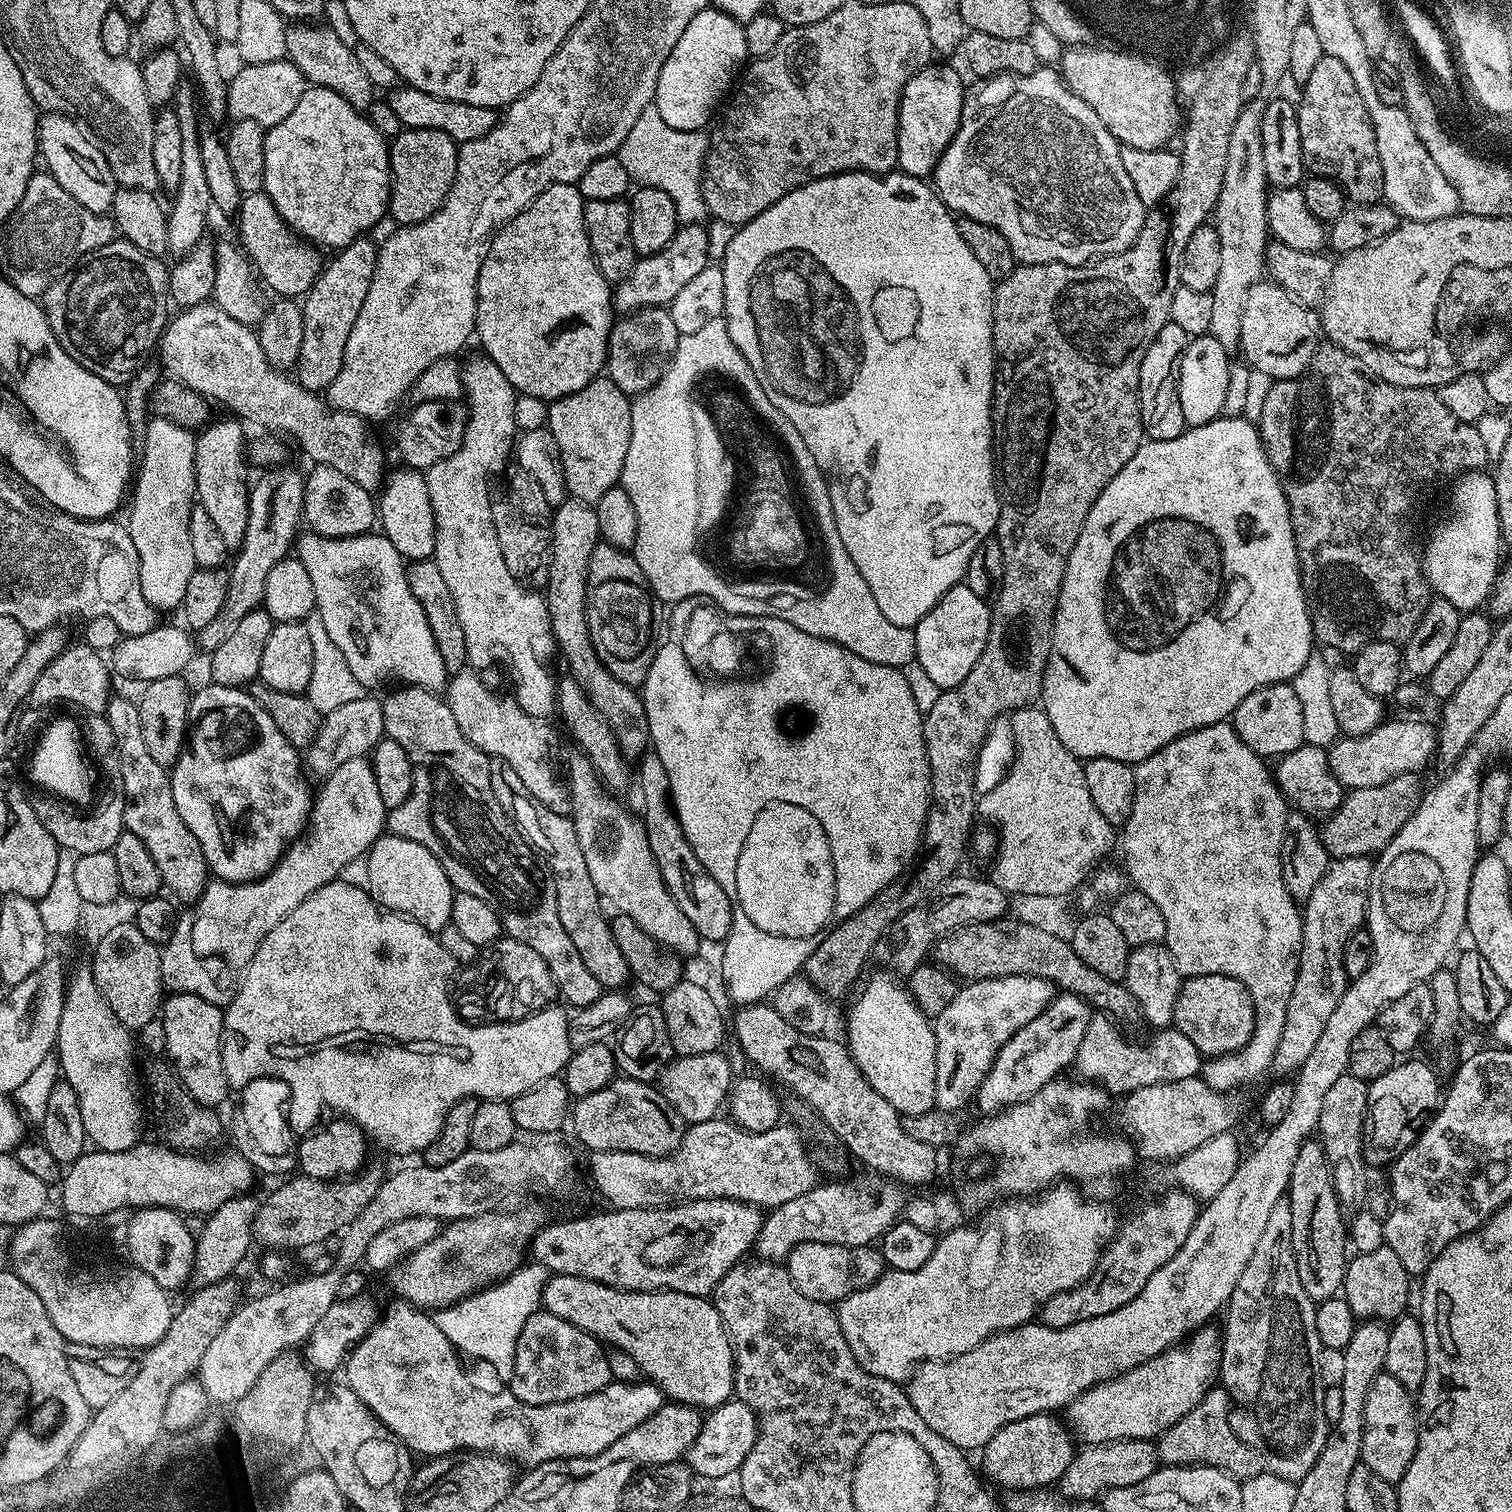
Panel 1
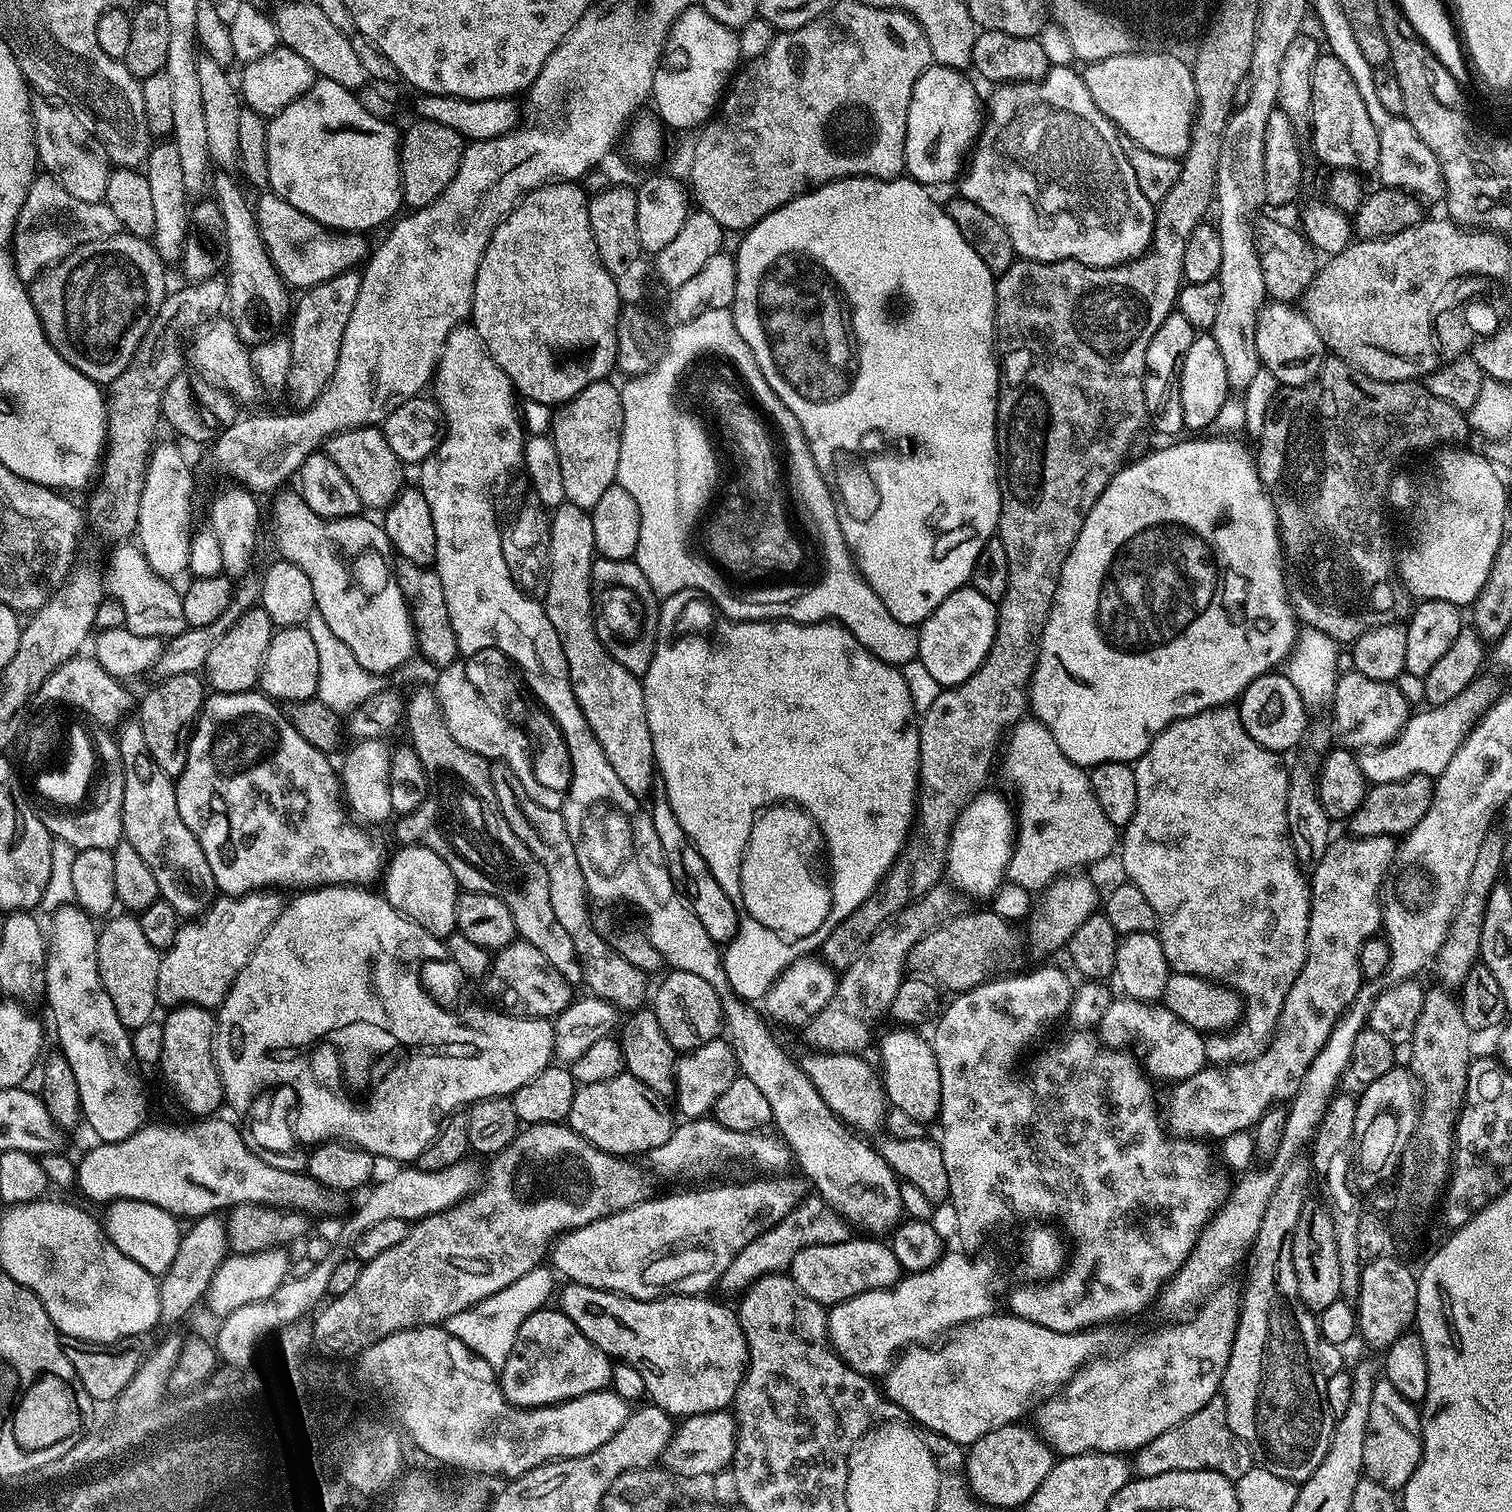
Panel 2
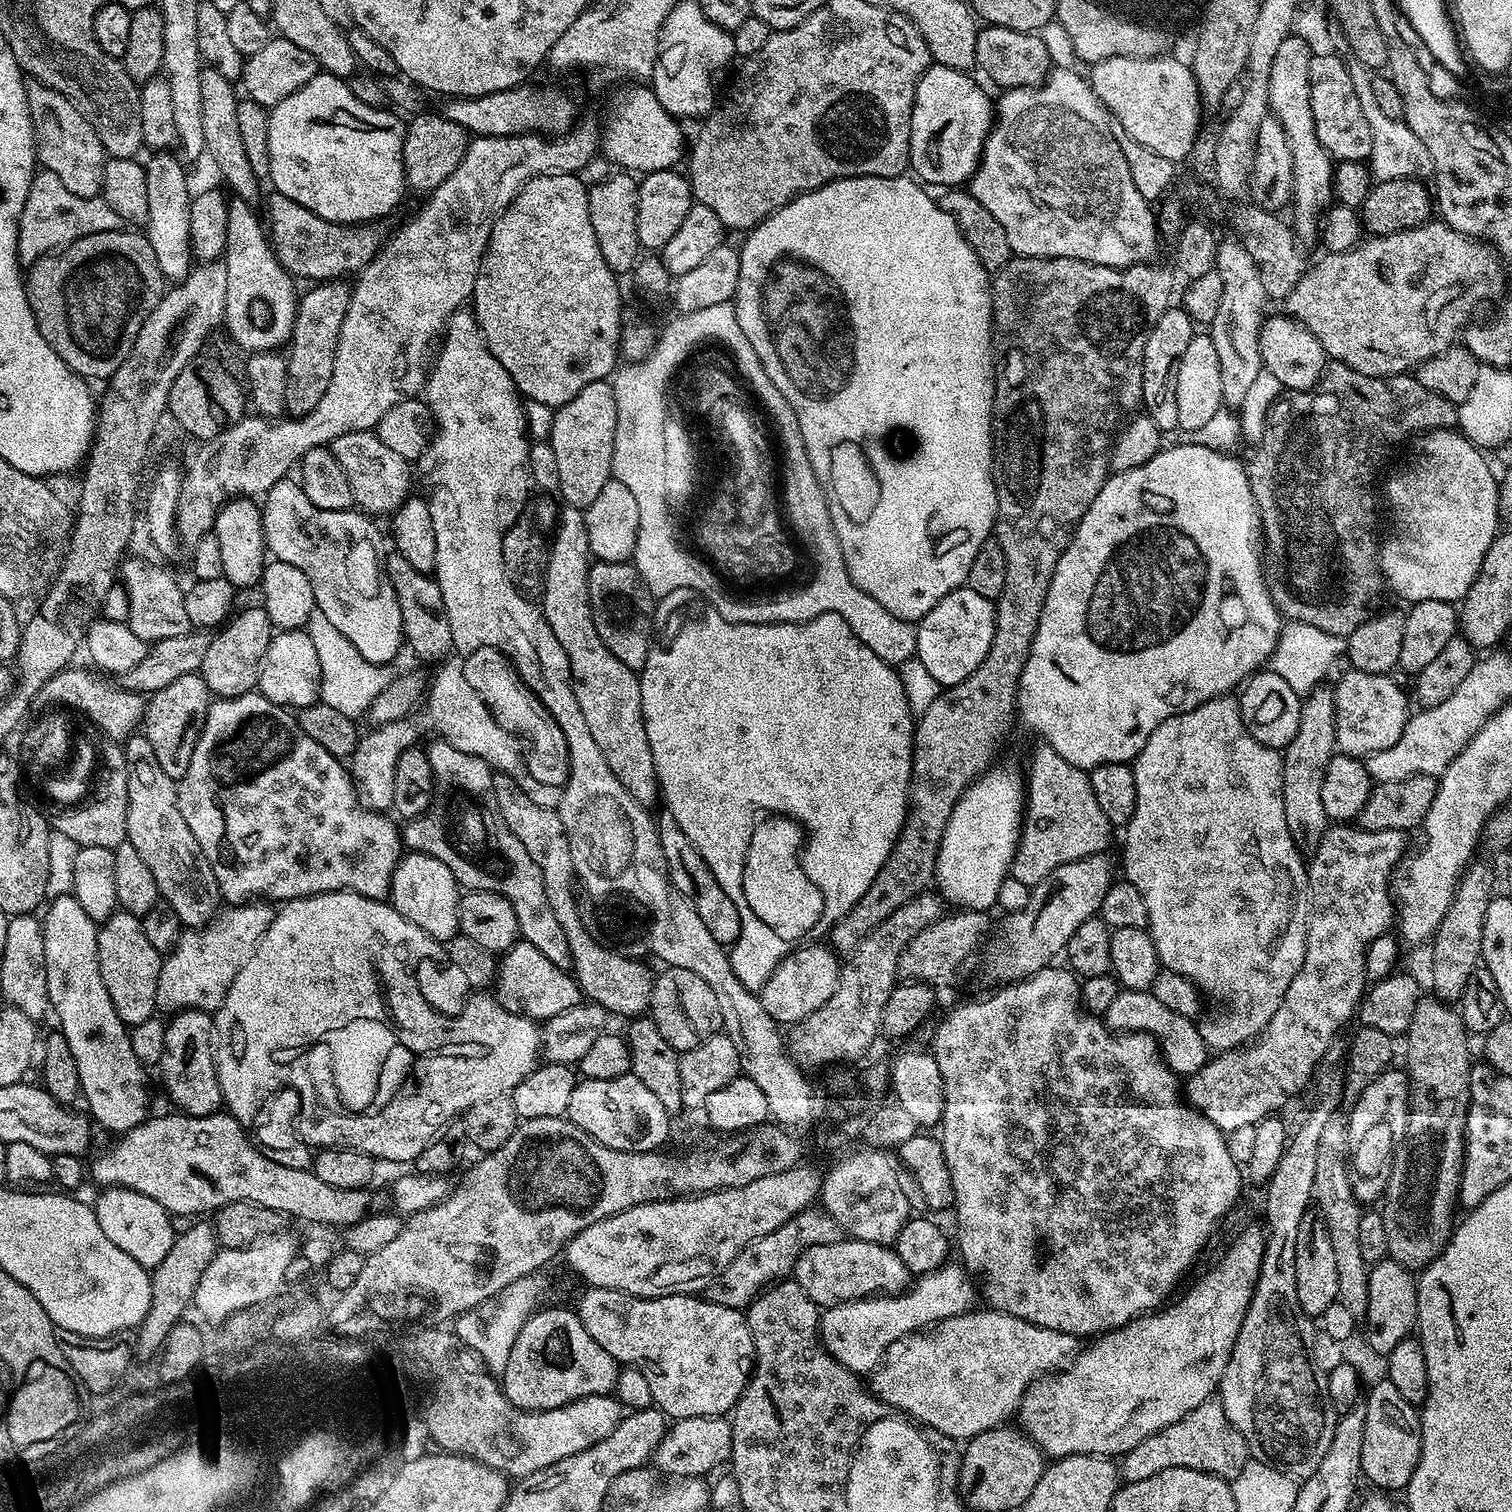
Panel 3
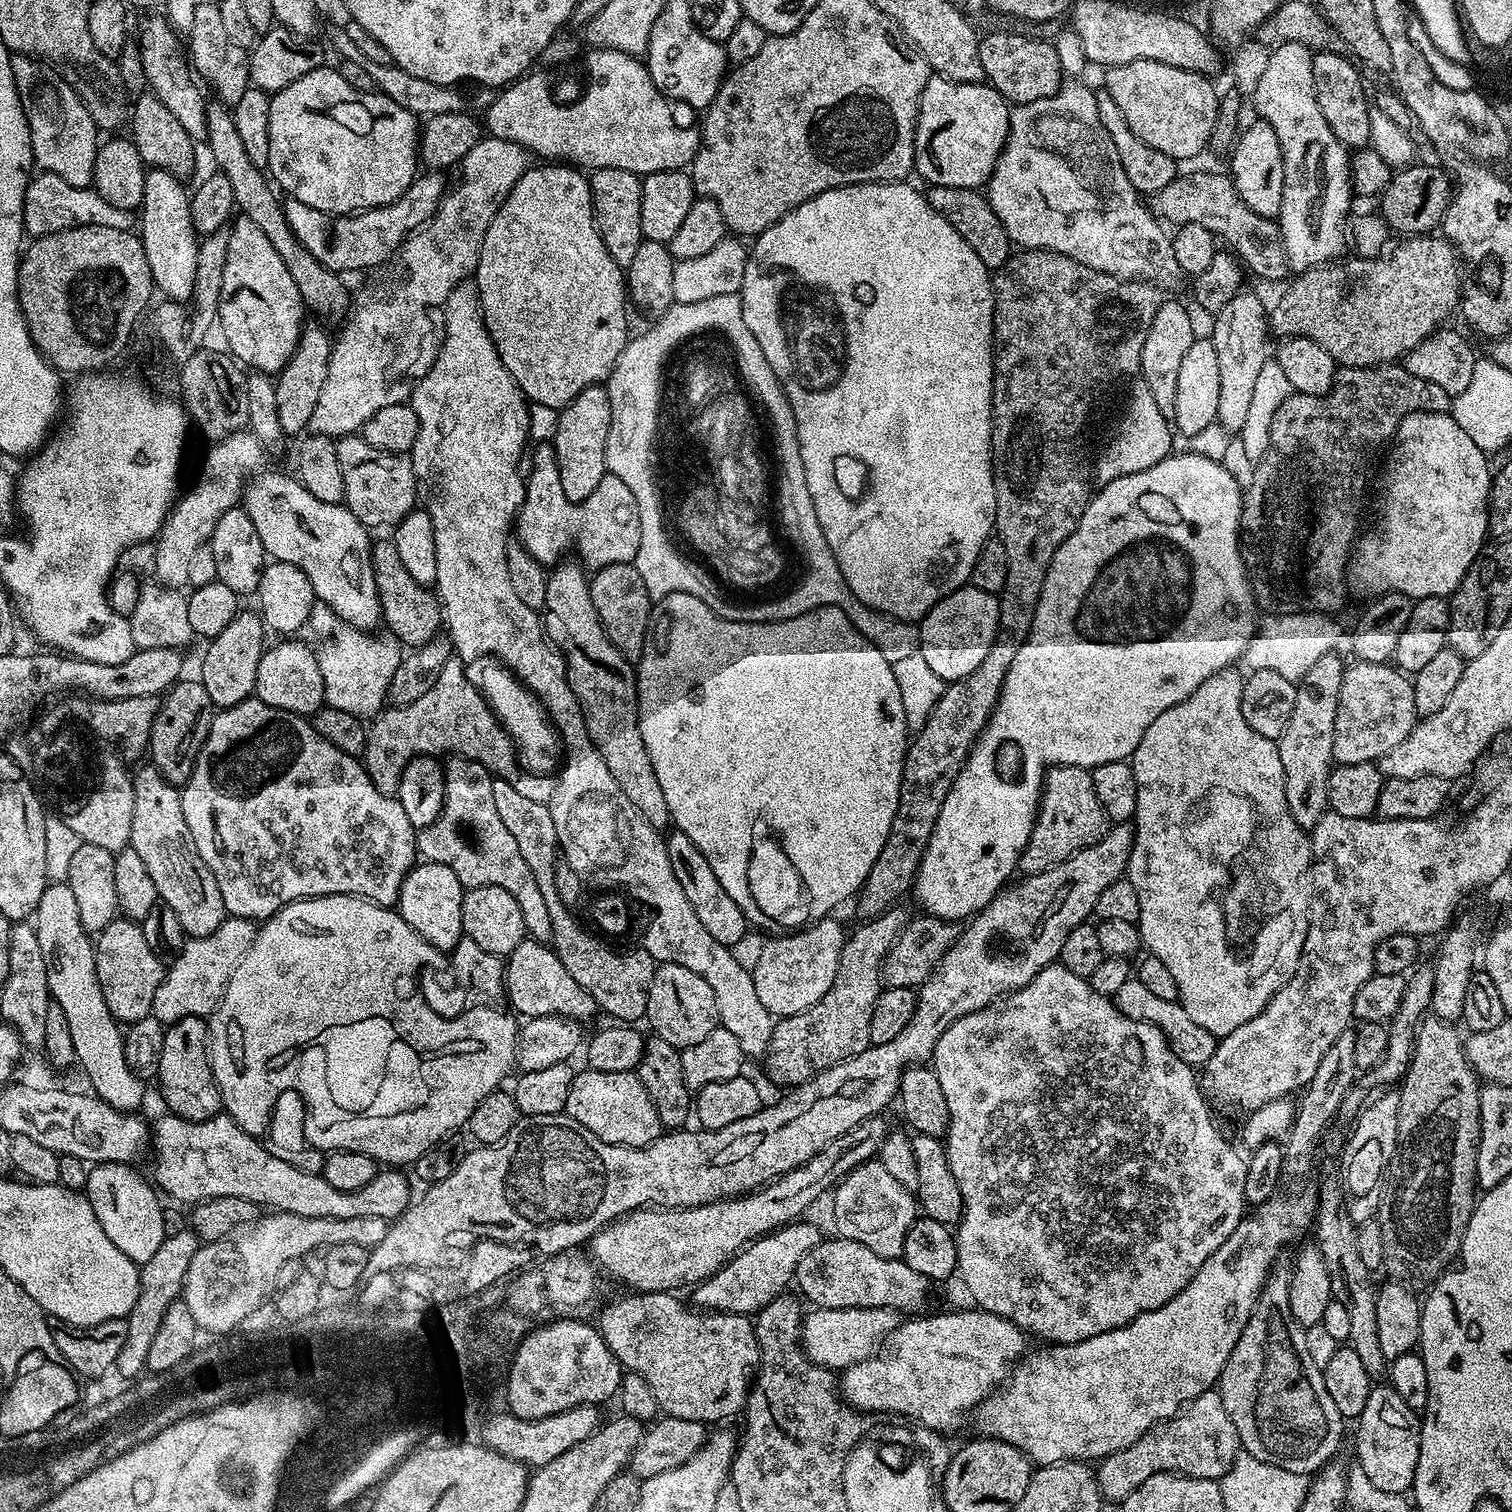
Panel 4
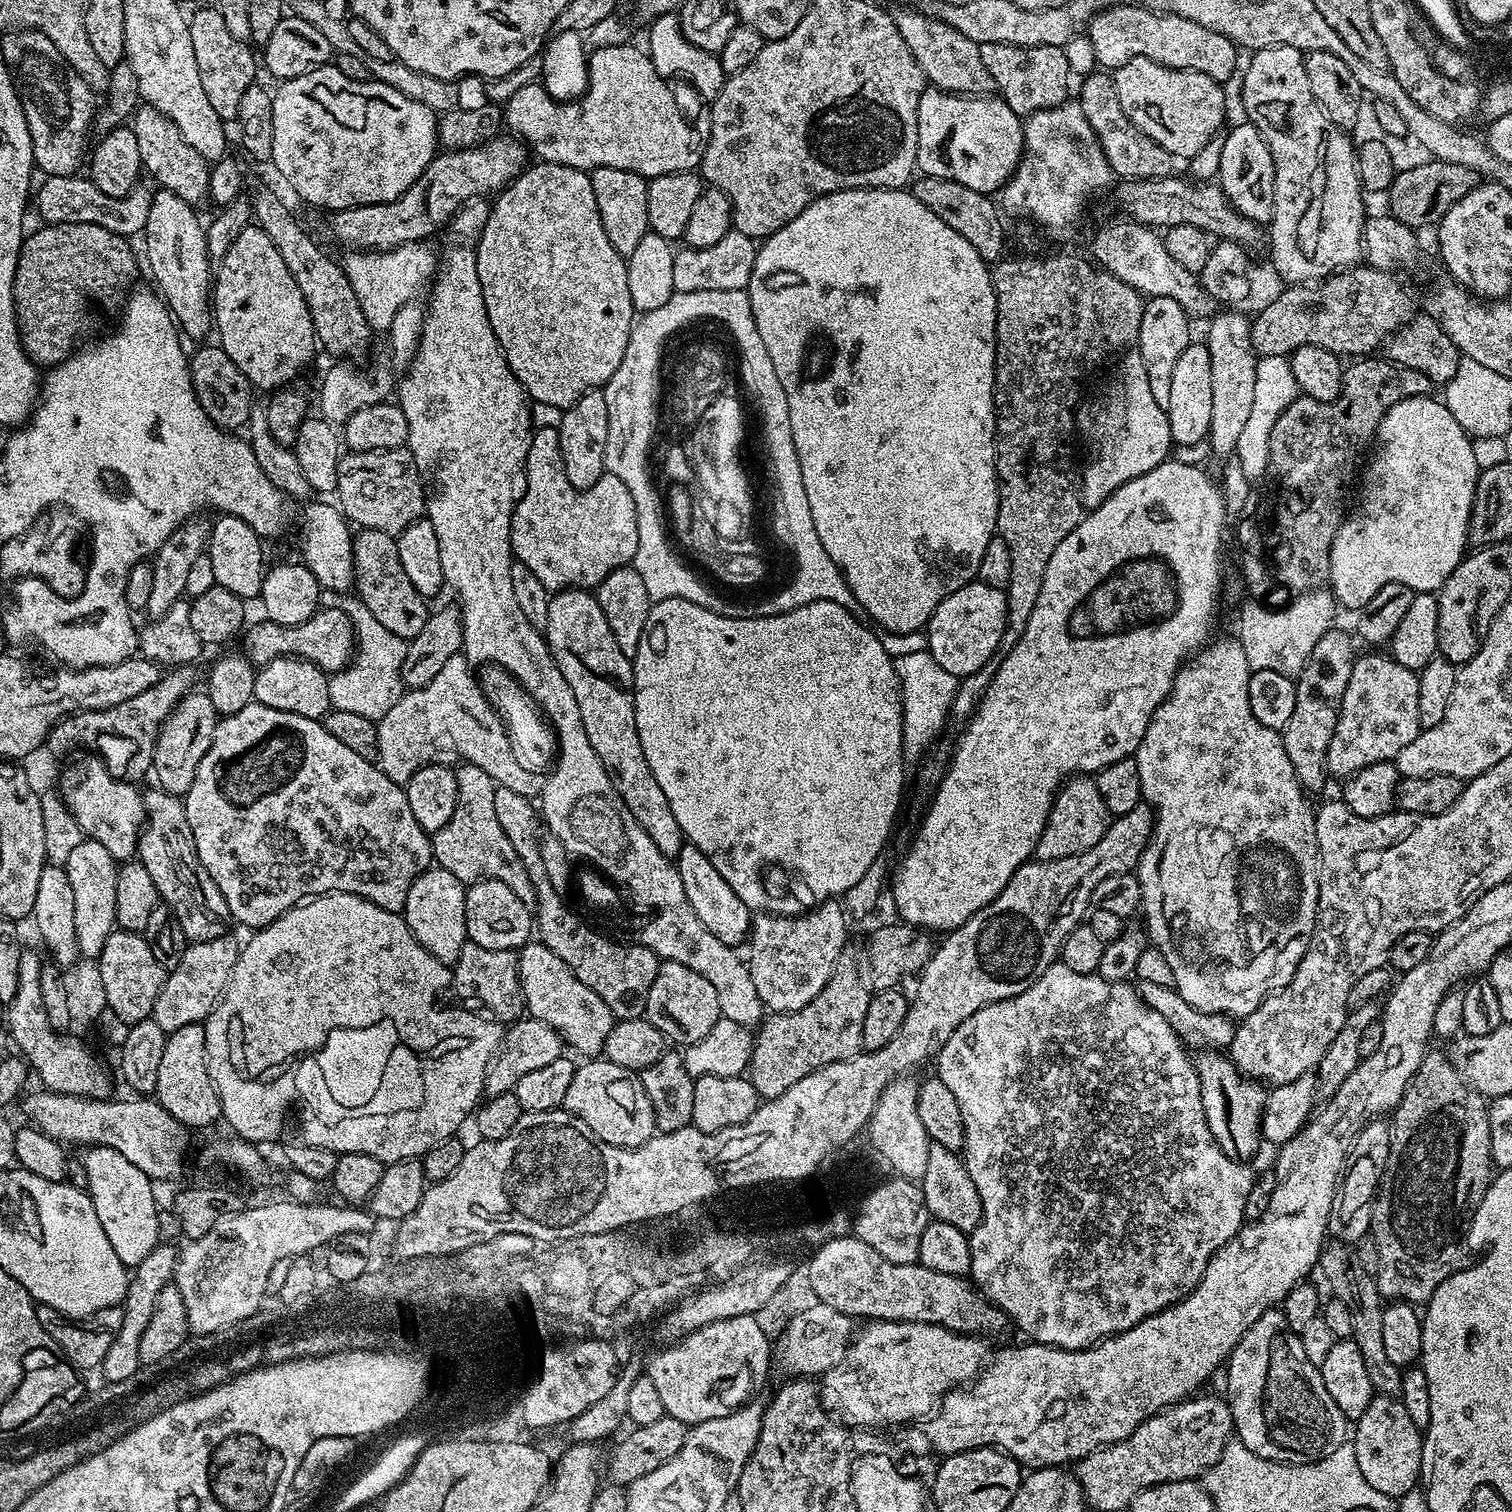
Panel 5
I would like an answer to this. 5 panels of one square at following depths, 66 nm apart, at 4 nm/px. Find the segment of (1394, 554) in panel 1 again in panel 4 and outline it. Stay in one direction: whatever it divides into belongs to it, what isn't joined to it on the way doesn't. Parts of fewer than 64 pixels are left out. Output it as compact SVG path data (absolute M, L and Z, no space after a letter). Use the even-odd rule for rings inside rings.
M1399 363L1382 364L1374 368L1358 368L1355 370L1340 370L1336 373L1336 380L1332 384L1332 389L1324 396L1311 396L1301 392L1293 392L1278 406L1274 414L1274 422L1270 422L1270 446L1261 460L1255 461L1252 472L1252 481L1246 484L1246 491L1242 496L1241 507L1241 543L1244 549L1243 557L1249 573L1257 580L1254 592L1257 599L1264 603L1269 600L1272 592L1272 585L1282 590L1283 594L1291 598L1295 611L1314 611L1325 614L1337 614L1344 608L1344 595L1348 588L1344 585L1346 580L1346 569L1350 564L1350 553L1358 539L1356 527L1360 524L1360 503L1364 500L1364 487L1368 484L1368 463L1372 460L1372 455L1395 437L1397 428L1403 419L1415 412L1445 412L1451 409L1453 397L1448 396L1442 387L1432 385L1422 378L1414 377L1410 371L1406 370Z

